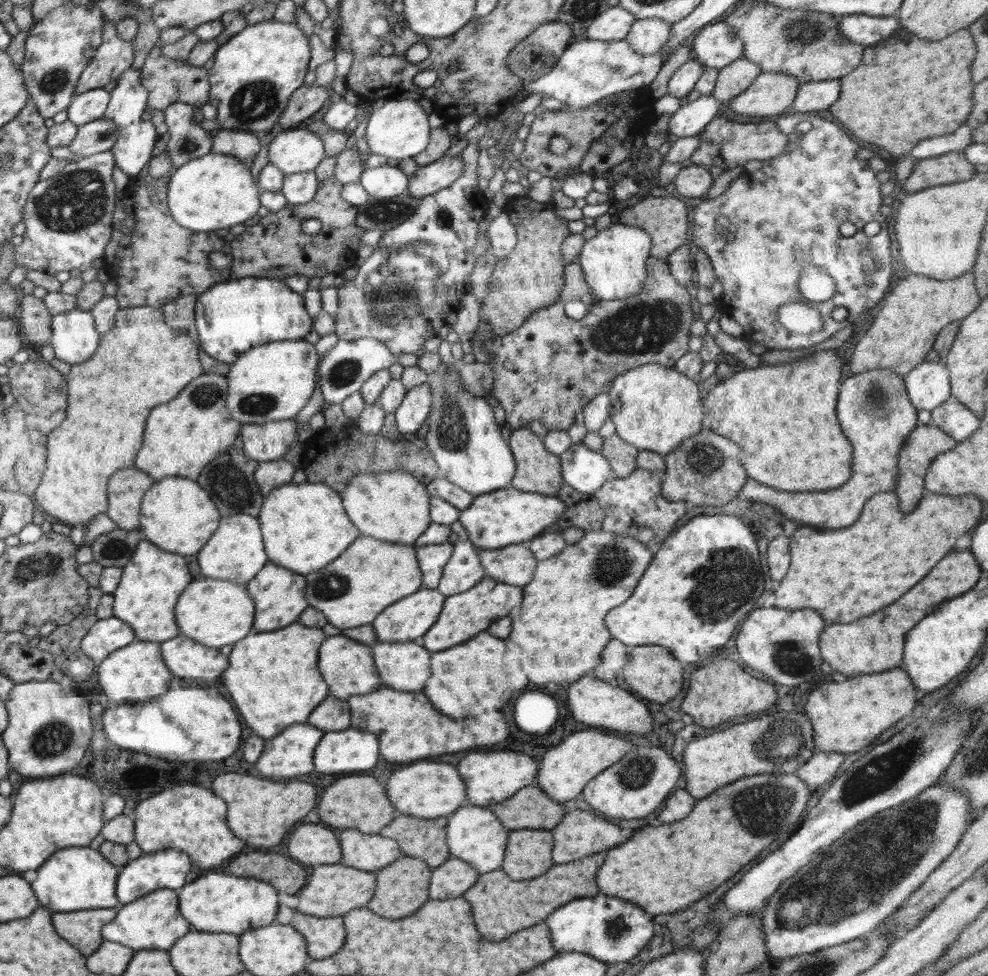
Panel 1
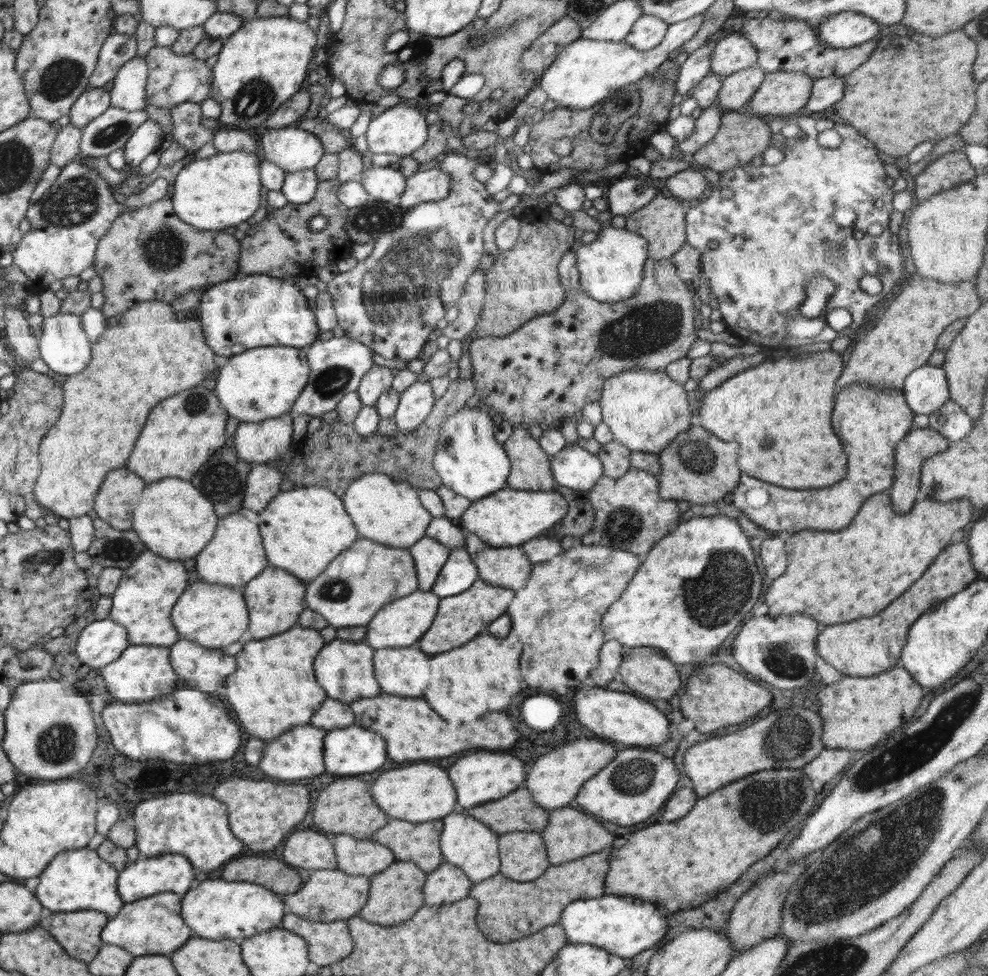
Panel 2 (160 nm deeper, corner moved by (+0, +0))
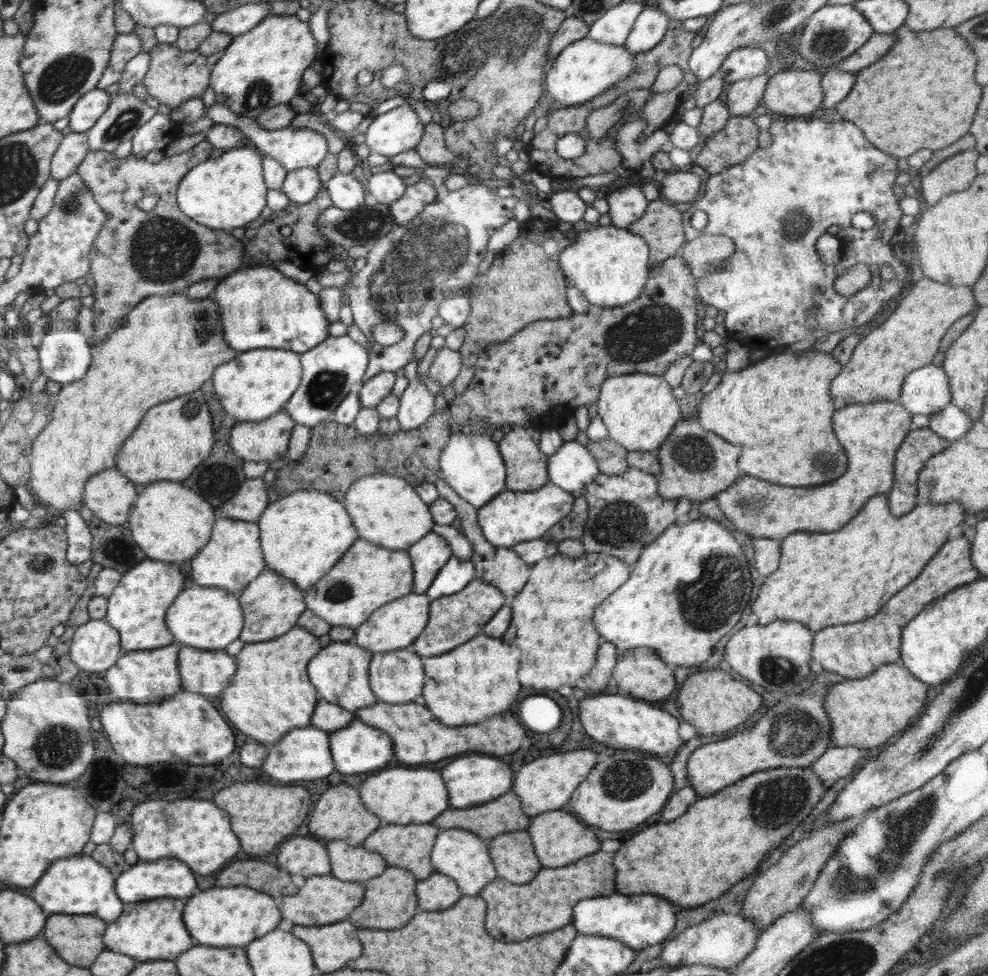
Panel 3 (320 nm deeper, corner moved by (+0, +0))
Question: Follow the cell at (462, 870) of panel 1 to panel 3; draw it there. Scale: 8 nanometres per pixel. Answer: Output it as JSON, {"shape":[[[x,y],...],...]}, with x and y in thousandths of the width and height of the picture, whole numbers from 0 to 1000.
{"shape":[[[441,893],[423,903],[420,909],[424,934],[451,932],[469,919],[459,900]]]}

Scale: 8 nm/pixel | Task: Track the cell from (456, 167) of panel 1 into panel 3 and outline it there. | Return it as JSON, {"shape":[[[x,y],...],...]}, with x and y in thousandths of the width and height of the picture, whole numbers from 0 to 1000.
{"shape":[[[430,182],[413,191],[410,198],[394,210],[395,220],[401,233],[409,232],[425,220],[425,217],[441,203],[441,200],[441,194]]]}

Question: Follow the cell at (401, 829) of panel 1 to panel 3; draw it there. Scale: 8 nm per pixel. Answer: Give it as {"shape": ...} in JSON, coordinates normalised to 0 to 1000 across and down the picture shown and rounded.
{"shape":[[[415,843],[412,845],[393,844],[383,847],[364,865],[370,872],[382,873],[389,878],[393,888],[405,887],[414,891],[423,903],[440,893],[436,884],[436,873],[446,850],[436,843]]]}

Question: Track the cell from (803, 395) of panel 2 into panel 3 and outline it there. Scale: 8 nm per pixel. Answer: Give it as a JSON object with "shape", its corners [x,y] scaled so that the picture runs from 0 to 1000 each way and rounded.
{"shape":[[[818,359],[814,362],[796,362],[789,363],[789,365],[780,365],[755,377],[744,381],[736,381],[731,384],[731,389],[727,392],[727,395],[712,406],[706,418],[709,423],[706,424],[706,432],[717,441],[725,444],[731,449],[735,449],[737,453],[741,455],[749,455],[753,461],[747,469],[747,480],[753,482],[755,486],[759,488],[765,488],[765,490],[771,490],[771,492],[779,492],[779,494],[787,494],[787,496],[794,496],[794,498],[818,498],[818,496],[834,496],[834,494],[842,494],[846,490],[850,490],[856,482],[856,465],[854,465],[854,459],[848,455],[844,443],[842,443],[842,426],[844,426],[844,416],[842,416],[842,408],[840,408],[840,391],[846,387],[846,384],[851,381],[853,374],[841,365],[841,362],[830,361],[826,359]]]}

